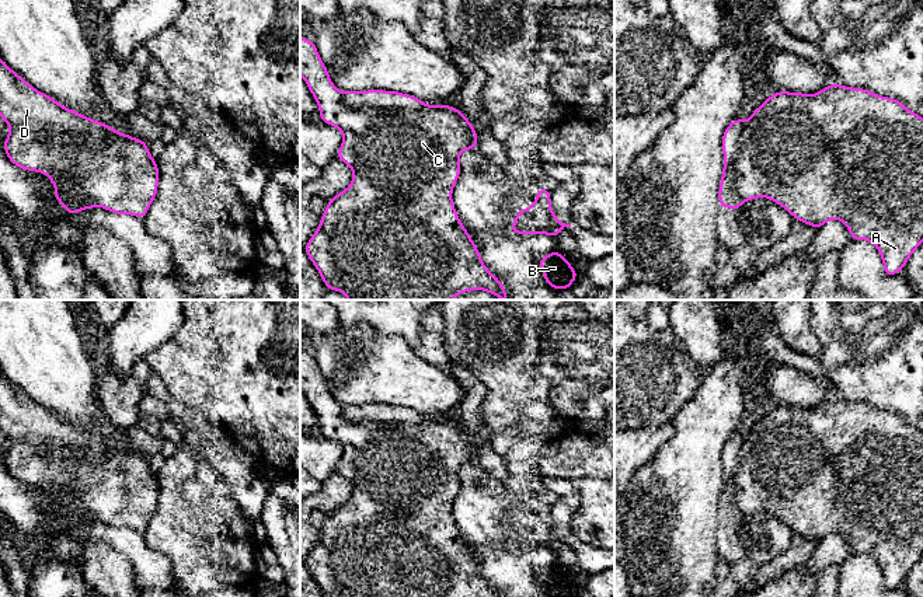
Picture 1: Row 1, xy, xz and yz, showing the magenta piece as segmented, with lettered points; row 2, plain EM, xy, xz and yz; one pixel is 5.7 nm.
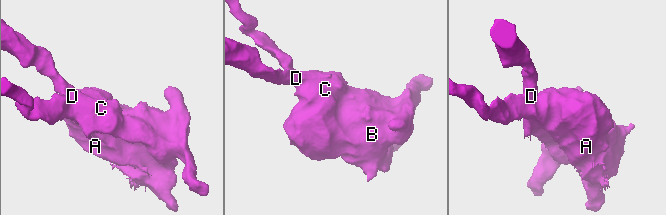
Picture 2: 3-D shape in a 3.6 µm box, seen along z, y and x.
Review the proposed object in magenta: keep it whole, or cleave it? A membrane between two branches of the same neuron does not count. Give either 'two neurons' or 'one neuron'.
one neuron

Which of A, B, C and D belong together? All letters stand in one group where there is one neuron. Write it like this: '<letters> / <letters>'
A B C D

